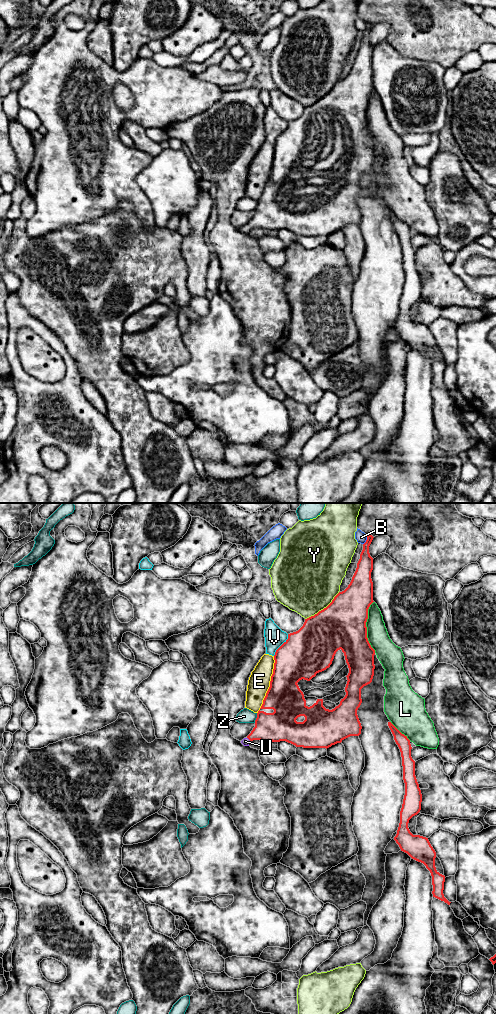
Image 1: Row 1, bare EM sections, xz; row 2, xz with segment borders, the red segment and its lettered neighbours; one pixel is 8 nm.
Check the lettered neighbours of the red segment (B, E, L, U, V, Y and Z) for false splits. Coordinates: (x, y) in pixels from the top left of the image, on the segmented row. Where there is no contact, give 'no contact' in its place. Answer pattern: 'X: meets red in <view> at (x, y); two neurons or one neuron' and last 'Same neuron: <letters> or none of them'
B: meets red in xz at (366, 540); two neurons
E: meets red in xz at (270, 685); two neurons
L: meets red in xz at (366, 627); two neurons
U: meets red in xz at (249, 739); one neuron
V: meets red in xz at (281, 645); two neurons
Y: meets red in xz at (323, 609); two neurons
Z: meets red in xz at (256, 718); two neurons
Same neuron: U

